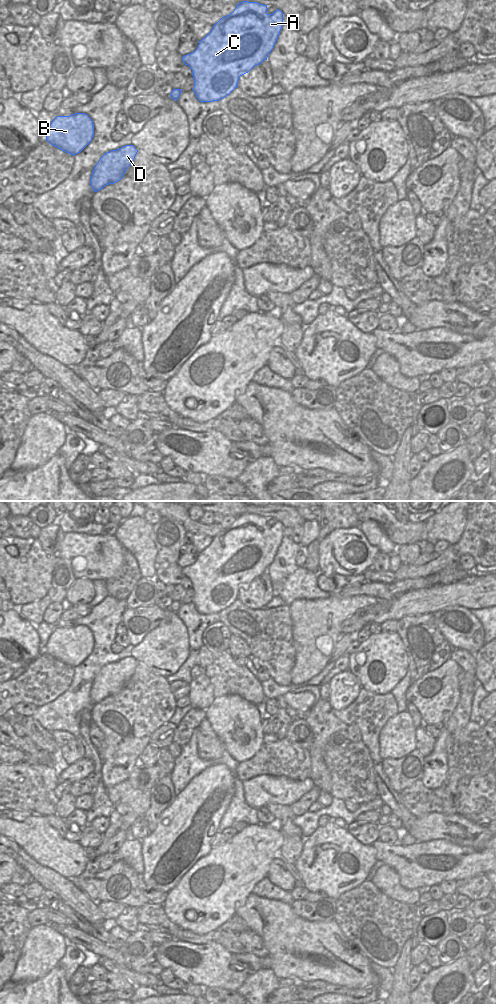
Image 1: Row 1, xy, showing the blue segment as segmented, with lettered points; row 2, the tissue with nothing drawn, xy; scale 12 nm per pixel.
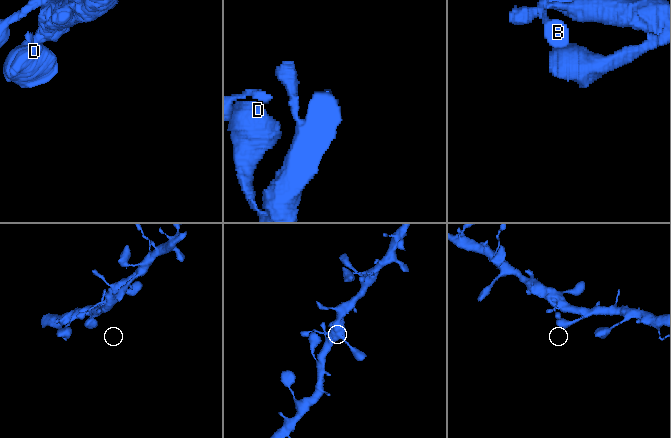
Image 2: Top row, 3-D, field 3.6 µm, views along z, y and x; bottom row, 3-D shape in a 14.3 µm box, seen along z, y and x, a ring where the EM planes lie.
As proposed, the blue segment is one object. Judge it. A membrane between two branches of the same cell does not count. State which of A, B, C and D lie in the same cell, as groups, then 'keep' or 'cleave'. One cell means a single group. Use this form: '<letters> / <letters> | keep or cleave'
A B C D | keep

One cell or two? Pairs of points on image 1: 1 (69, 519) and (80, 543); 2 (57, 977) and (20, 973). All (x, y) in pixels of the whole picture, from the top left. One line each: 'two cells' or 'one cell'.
1: two cells
2: two cells

